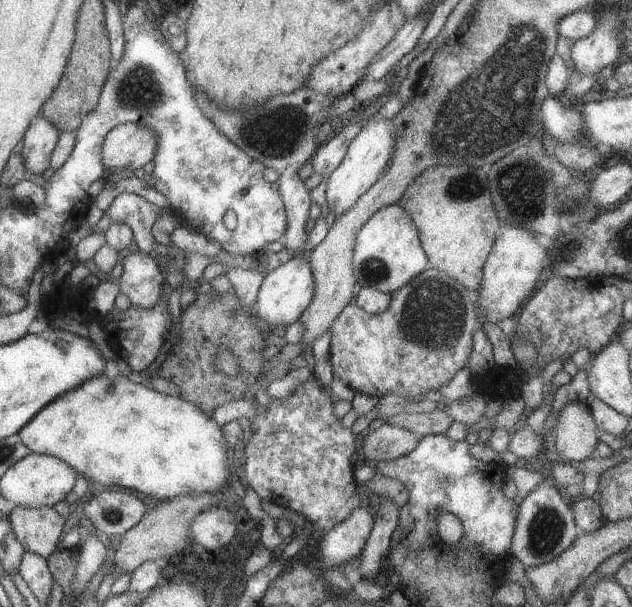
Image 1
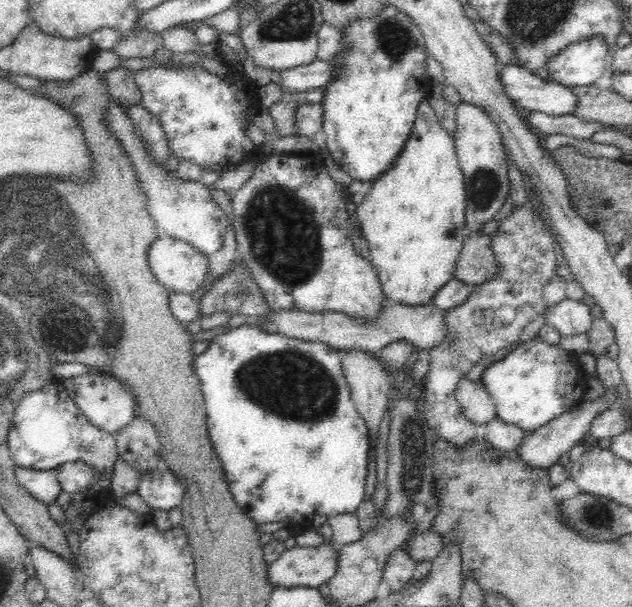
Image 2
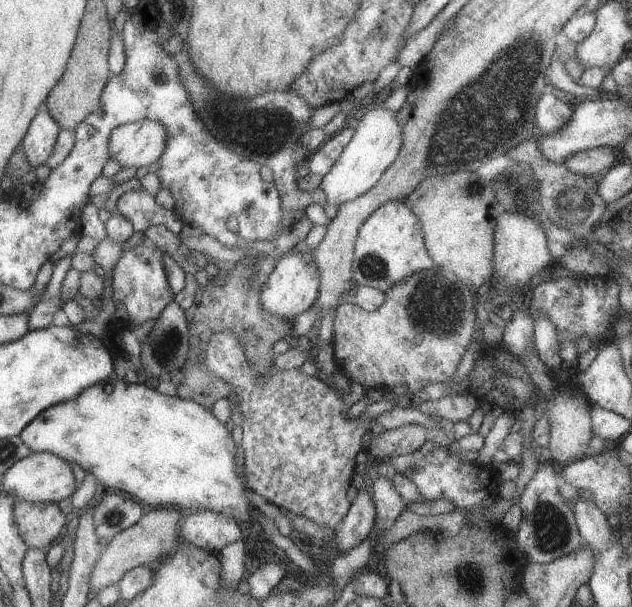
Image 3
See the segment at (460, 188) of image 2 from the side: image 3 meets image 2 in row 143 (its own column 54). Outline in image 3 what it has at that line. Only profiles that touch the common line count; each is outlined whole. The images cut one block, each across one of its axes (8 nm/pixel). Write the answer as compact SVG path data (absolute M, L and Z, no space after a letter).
M115 380L110 385L106 383L98 383L92 385L90 388L84 389L76 398L73 400L64 401L62 404L52 405L50 408L39 412L32 422L27 424L26 428L18 435L18 438L33 452L49 452L50 454L56 455L58 458L64 459L67 463L74 462L80 465L80 468L84 472L90 473L93 477L99 479L101 484L105 488L115 488L117 490L126 492L141 501L142 506L155 506L165 507L181 510L181 512L193 512L193 511L212 511L225 517L231 518L235 522L251 523L256 520L255 512L256 507L252 506L245 498L245 492L249 488L246 478L245 470L243 471L244 477L239 478L235 474L235 454L236 447L233 438L231 437L230 431L227 430L225 424L221 424L215 416L209 410L206 410L201 404L196 404L192 401L179 399L175 397L167 397L156 392L155 388L150 387L143 380L135 384L126 384L119 380Z

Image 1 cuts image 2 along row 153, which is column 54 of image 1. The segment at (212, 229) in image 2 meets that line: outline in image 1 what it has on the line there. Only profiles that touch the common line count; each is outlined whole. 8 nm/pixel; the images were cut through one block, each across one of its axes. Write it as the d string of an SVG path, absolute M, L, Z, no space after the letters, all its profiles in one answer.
M43 116L33 118L17 150L27 173L40 175L49 167L59 134Z

